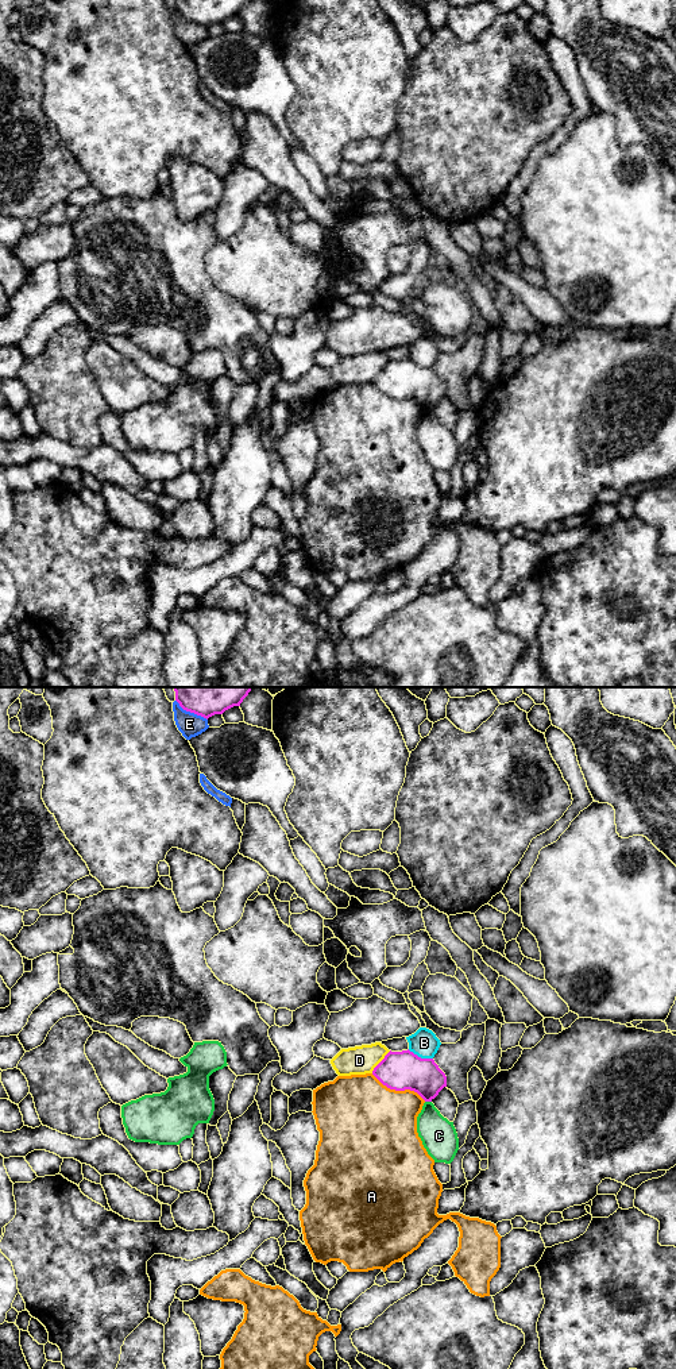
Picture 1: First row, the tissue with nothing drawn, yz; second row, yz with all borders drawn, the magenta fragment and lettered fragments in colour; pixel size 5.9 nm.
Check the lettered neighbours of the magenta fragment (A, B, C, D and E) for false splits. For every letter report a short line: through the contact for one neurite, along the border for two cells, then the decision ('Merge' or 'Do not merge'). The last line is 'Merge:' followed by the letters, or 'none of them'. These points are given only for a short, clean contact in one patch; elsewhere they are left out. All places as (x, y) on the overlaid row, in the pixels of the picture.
A: Do not merge
B: Do not merge
C: Do not merge
D: Merge
E: Do not merge
Merge: D

